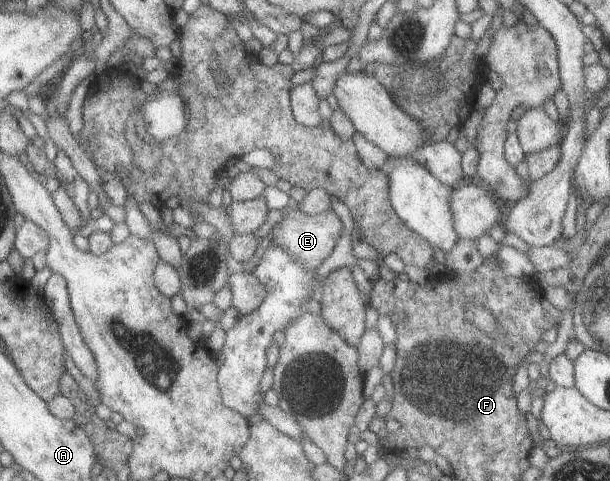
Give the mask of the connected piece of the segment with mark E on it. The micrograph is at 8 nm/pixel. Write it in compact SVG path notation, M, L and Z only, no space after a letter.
M287 207L281 210L281 220L275 223L274 227L269 231L271 234L271 242L281 249L285 249L295 263L299 263L305 269L315 270L316 267L331 253L335 247L339 233L343 226L339 217L328 207L325 211L317 213L317 215L305 215L298 209L289 210Z

